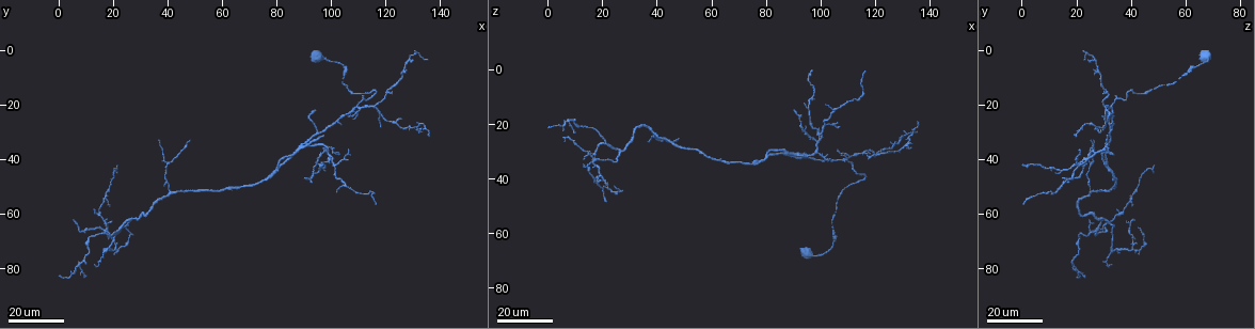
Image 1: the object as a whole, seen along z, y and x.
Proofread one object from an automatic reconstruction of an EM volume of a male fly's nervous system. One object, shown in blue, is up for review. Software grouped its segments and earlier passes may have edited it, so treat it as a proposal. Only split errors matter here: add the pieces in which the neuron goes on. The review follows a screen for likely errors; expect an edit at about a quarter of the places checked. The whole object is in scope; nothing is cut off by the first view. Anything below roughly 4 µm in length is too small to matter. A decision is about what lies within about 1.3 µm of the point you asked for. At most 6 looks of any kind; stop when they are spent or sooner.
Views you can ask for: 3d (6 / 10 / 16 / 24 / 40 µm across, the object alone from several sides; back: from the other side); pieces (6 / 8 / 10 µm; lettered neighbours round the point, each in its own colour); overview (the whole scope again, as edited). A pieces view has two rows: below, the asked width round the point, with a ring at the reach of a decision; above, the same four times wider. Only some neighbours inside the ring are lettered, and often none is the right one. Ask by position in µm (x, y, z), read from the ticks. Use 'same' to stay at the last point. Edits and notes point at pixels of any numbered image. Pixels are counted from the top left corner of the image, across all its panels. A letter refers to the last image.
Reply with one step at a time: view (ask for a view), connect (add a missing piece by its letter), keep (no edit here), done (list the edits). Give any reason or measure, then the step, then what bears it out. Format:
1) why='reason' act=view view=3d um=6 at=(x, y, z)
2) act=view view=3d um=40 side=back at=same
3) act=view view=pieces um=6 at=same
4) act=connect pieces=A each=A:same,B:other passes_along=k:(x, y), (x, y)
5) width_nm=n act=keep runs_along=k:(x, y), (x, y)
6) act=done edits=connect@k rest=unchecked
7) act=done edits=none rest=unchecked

why='branch stops here' act=view view=3d um=24 at=(97, 31, 31)

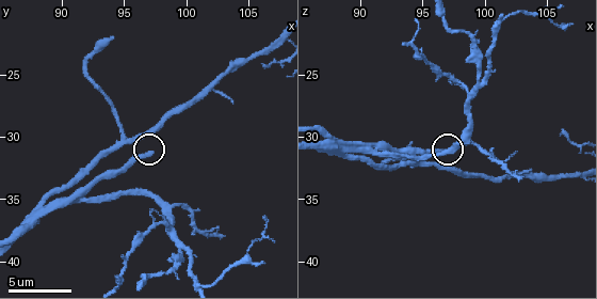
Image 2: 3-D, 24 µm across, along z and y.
act=view view=pieces um=10 at=same

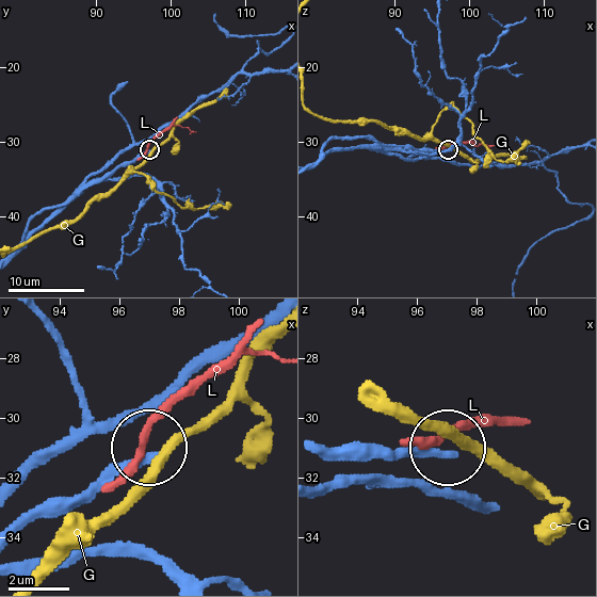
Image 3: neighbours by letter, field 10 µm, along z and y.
act=keep each=G:other,L:other runs_along=3:(19, 532), (81, 506), (147, 453) found='none of them fits'

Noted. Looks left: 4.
why='free end' act=view view=3d um=16 at=(97, 42, 0)

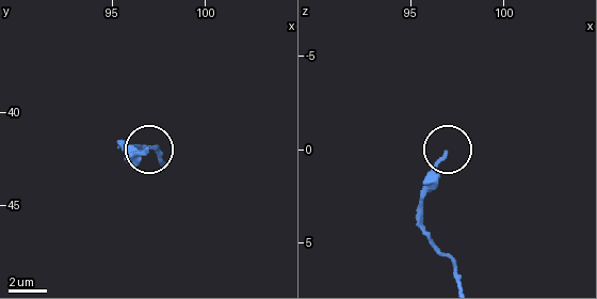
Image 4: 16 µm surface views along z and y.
why='what lies round it' act=view view=pieces um=8 at=(96.9, 42.1, 0.3)

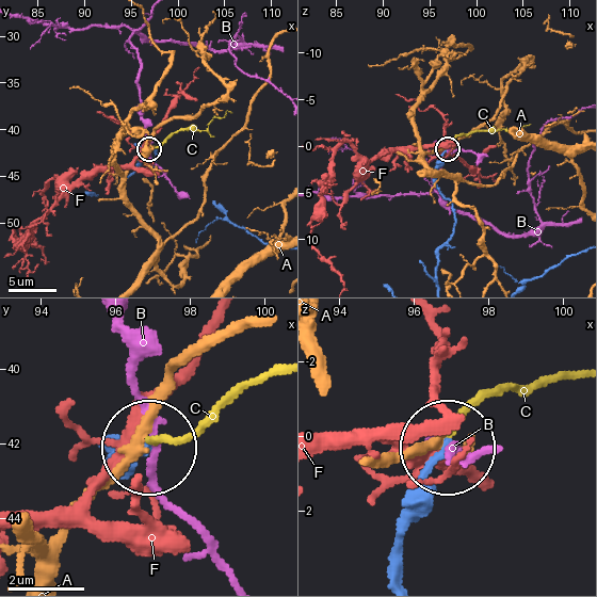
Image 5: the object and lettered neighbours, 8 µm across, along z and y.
act=connect pieces=C each=A:other,B:other,C:same,F:other found='it goes on there'

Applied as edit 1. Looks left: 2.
why='tapers out' act=view view=3d um=16 at=(94, 45, 13)

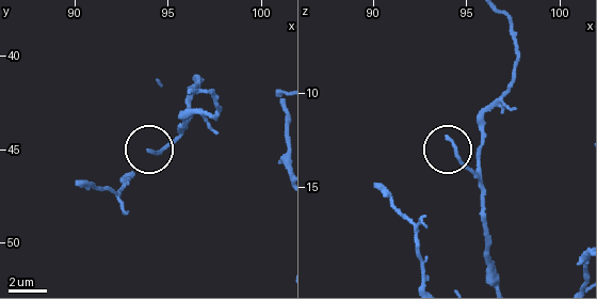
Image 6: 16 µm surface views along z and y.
why='see the neighbours' act=view view=pieces um=8 at=(94.1, 45.2, 12.4)

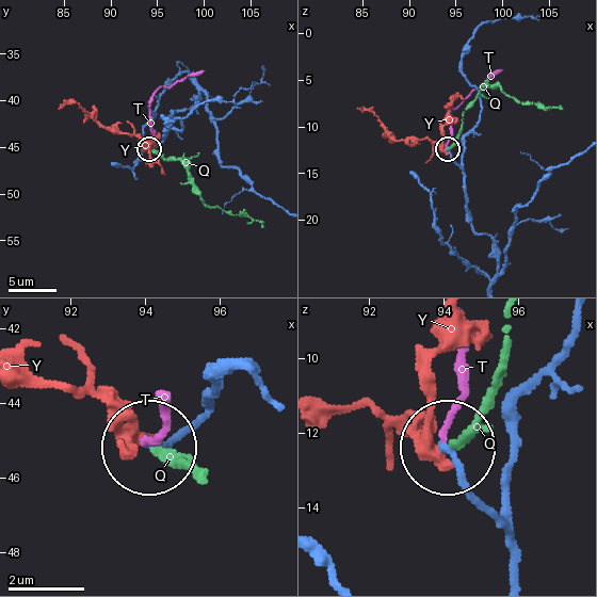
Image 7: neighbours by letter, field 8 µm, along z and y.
act=connect pieces=T each=Q:other,T:same,Y:other found='the neuron continues'

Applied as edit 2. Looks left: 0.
act=done edits=connect@5,connect@7 rest=unchecked

